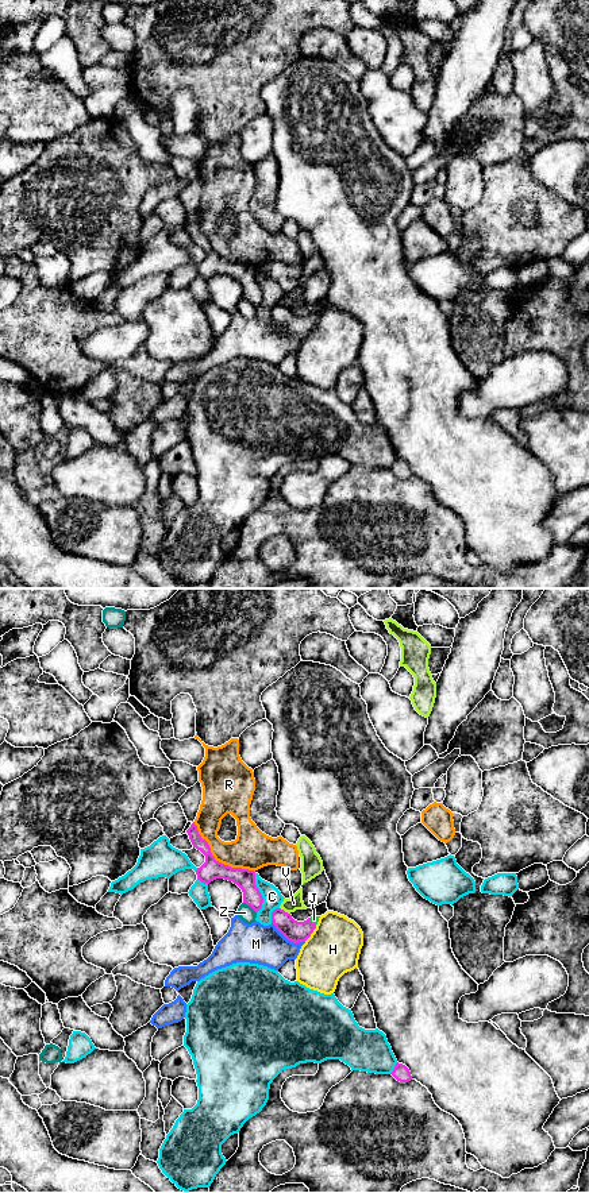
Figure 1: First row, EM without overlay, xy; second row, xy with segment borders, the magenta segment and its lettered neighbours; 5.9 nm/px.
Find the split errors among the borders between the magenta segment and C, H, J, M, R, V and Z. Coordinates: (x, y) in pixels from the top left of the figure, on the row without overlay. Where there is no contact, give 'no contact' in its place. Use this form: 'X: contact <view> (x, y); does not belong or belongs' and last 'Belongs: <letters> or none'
C: contact xy (260, 289); does not belong
H: contact xy (312, 327); does not belong
J: contact xy (311, 317); belongs
M: contact xy (288, 335); does not belong
R: contact xy (215, 255); does not belong
V: contact xy (284, 307); does not belong
Z: contact xy (250, 301); does not belong
Belongs: J

